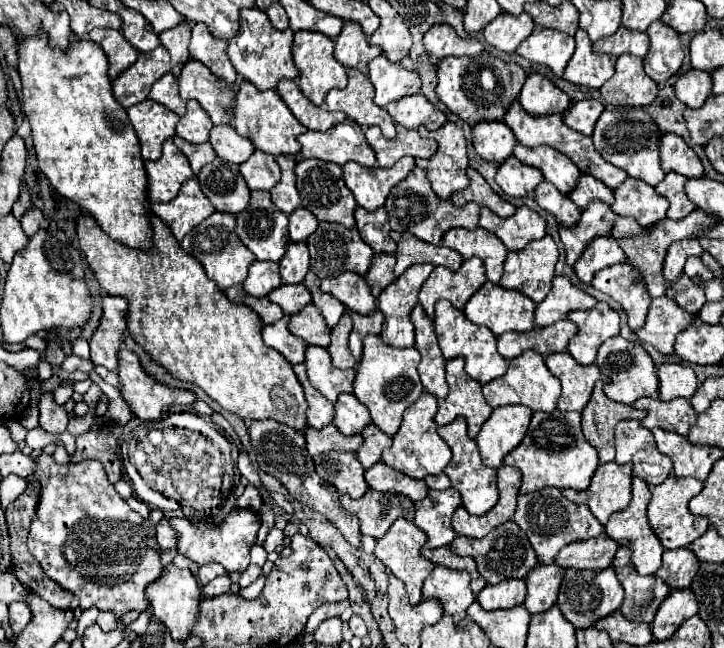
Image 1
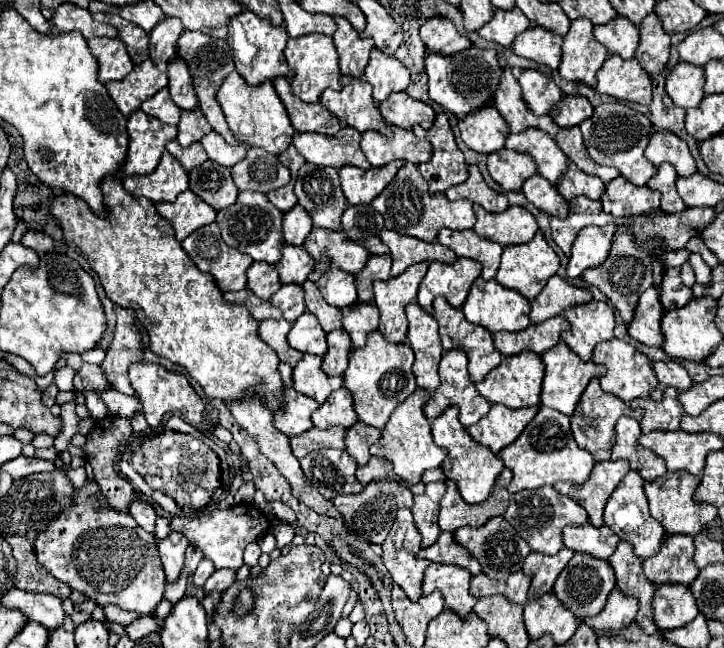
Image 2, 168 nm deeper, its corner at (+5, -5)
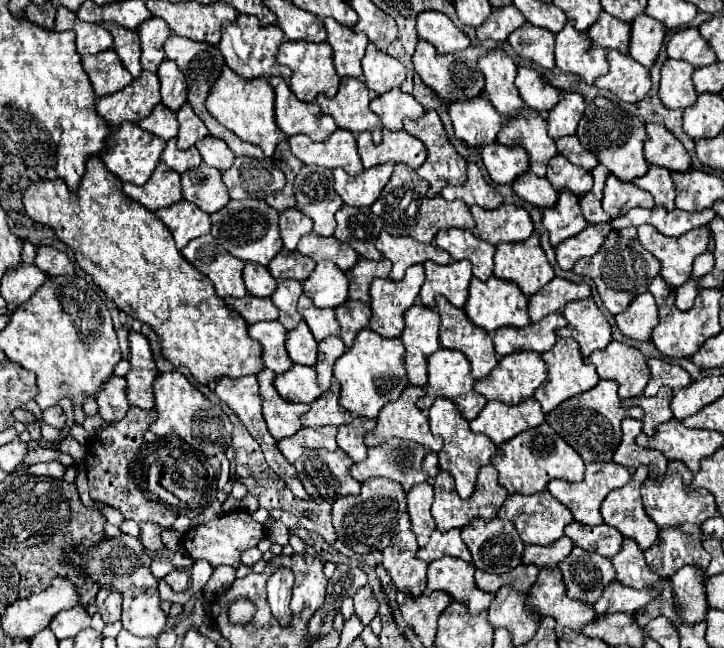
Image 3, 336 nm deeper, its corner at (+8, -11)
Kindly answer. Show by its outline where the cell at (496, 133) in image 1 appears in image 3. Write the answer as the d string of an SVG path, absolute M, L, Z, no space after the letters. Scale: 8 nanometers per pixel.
M481 95L463 103L451 103L449 115L455 127L455 137L473 149L483 149L495 143L507 121Z

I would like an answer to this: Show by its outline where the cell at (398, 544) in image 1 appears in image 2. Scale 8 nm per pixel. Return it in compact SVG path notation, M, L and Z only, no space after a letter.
M400 509L392 525L392 533L382 543L382 561L388 573L412 601L420 599L422 577L430 565L430 561L416 557L420 551L420 539L420 531L414 525L410 509Z

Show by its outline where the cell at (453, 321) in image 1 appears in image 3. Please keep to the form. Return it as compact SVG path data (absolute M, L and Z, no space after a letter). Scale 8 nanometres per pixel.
M437 297L437 313L441 317L439 339L441 347L463 351L471 363L471 377L481 379L497 365L491 337L481 327L473 325L463 309L453 307L445 297Z

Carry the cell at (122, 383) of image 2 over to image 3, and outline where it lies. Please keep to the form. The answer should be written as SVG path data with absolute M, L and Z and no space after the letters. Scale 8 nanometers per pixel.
M131 331L129 333L129 373L125 375L127 381L127 399L131 407L153 409L153 379L157 377L157 367L149 349L149 341L141 335Z

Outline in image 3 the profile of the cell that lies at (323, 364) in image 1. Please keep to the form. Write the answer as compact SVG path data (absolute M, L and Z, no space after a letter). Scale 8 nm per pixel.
M293 365L289 371L275 377L275 389L285 401L293 403L313 403L323 391L317 387L317 375L313 367Z

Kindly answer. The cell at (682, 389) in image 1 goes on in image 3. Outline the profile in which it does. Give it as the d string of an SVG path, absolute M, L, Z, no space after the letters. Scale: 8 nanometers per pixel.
M649 359L647 365L649 365L649 371L651 371L651 381L643 391L645 397L657 395L657 391L663 385L667 385L671 389L683 389L691 383L691 377L685 369L681 369L679 365L667 363L665 359Z

